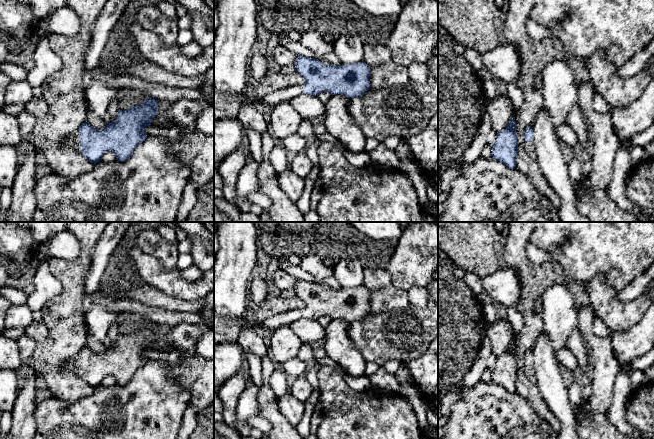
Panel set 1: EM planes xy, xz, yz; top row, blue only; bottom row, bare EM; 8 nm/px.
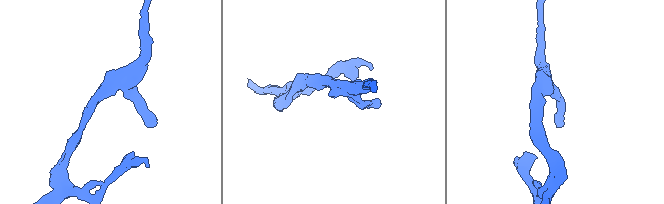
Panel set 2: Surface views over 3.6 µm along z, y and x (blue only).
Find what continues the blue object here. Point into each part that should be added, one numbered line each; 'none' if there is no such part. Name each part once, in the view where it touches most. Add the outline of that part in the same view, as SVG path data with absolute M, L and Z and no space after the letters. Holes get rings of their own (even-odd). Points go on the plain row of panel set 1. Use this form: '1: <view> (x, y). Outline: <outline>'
1: xy (72, 365). Outline: M72 357L67 363L64 364L64 368L67 369L68 372L80 374L79 357Z

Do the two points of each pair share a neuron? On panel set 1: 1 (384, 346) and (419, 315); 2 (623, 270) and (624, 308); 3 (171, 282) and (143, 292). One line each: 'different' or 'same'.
1: same
2: different
3: different

